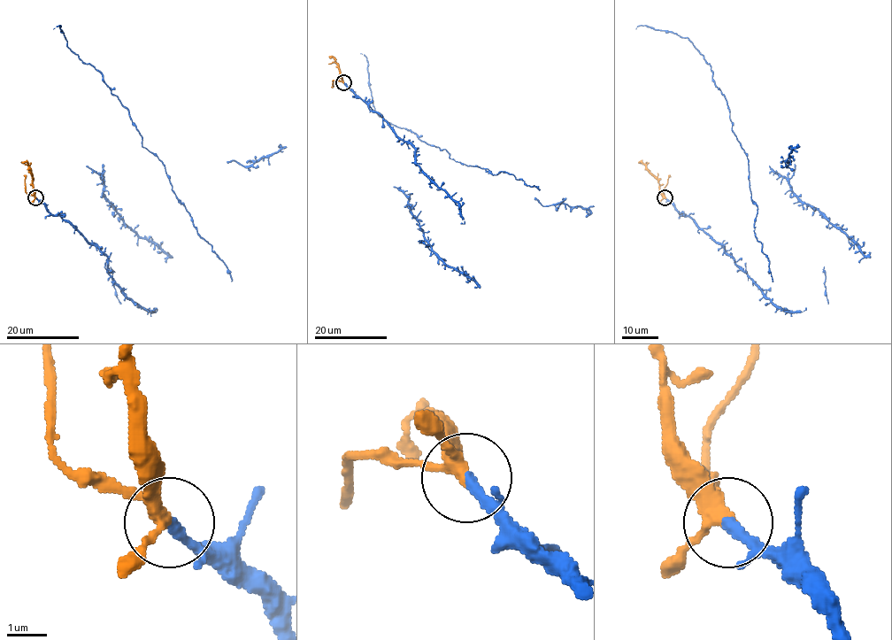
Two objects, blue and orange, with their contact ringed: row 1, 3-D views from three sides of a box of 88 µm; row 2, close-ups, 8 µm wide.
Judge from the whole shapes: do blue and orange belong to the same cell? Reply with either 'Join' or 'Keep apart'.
Join

